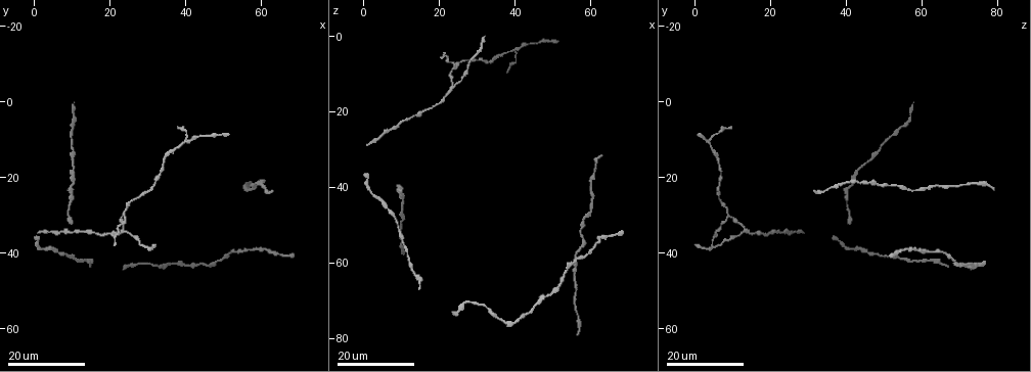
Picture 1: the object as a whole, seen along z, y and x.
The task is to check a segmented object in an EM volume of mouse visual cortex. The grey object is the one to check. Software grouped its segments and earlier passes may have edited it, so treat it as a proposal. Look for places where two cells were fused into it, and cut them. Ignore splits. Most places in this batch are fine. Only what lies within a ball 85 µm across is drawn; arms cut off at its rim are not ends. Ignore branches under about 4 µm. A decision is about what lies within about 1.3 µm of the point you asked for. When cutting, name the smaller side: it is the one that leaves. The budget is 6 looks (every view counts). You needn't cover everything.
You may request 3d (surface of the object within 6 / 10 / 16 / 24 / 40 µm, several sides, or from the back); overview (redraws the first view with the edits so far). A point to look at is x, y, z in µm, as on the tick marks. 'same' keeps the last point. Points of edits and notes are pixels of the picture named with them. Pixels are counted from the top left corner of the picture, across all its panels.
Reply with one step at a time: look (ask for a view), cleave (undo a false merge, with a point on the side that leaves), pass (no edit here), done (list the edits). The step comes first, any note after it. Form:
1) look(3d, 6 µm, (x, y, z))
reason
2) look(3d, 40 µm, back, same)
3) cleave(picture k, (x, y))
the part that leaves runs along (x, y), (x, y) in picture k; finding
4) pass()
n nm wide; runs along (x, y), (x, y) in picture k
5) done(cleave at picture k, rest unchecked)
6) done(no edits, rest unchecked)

look(3d, 24 µm, (40.0, 10.0, 3.5))
arms part here

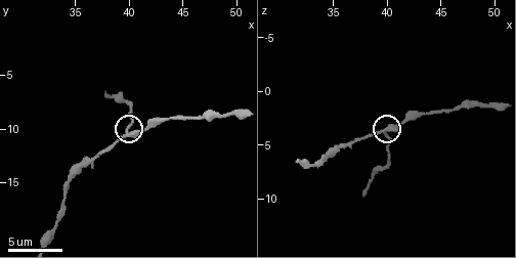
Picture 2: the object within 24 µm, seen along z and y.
look(3d, 6 µm, (40.0, 10.4, 4.0))
zoom in

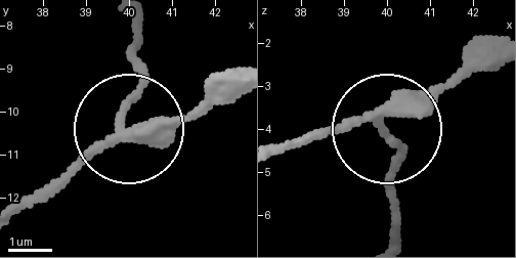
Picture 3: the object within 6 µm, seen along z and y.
pass()
side arm 9 µm; runs along (285, 147), (384, 122), (395, 195) in picture 3; all the same cell

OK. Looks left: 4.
look(3d, 10 µm, (36.6, 13.2, 5.0))

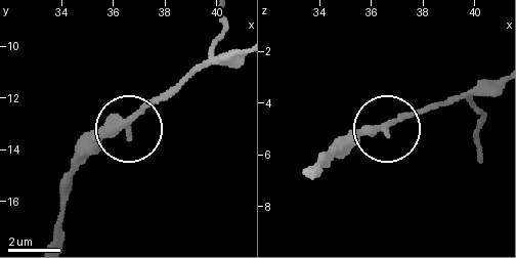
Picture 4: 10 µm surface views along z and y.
look(3d, 10 µm, back, (36.6, 13.1, 5.0))
other side

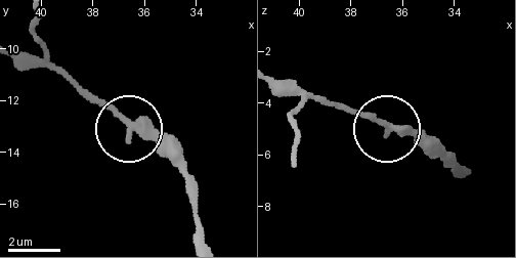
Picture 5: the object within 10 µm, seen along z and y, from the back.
pass()
all the same cell

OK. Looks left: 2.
look(3d, 24 µm, (23.0, 34.5, 13.5))
three arms meet

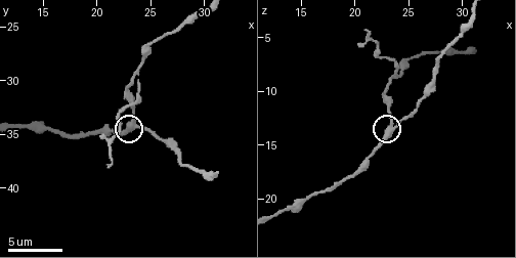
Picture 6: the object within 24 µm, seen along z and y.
look(3d, 10 µm, (23.4, 33.8, 13.4))

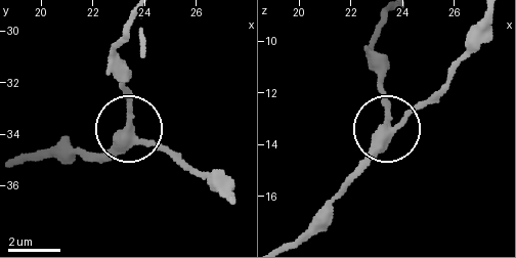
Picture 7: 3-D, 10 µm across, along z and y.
pass()
350 nm wide; runs along (298, 239), (377, 133), (441, 89) in picture 7; all the same cell

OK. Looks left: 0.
done(no edits, rest unchecked)

